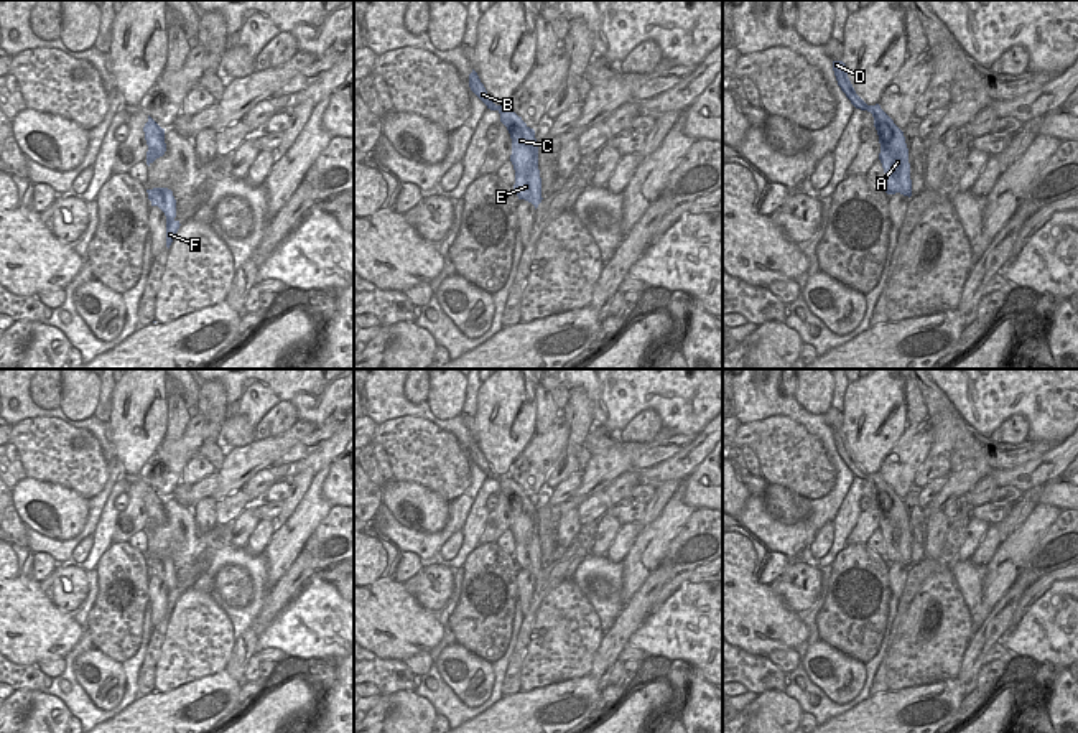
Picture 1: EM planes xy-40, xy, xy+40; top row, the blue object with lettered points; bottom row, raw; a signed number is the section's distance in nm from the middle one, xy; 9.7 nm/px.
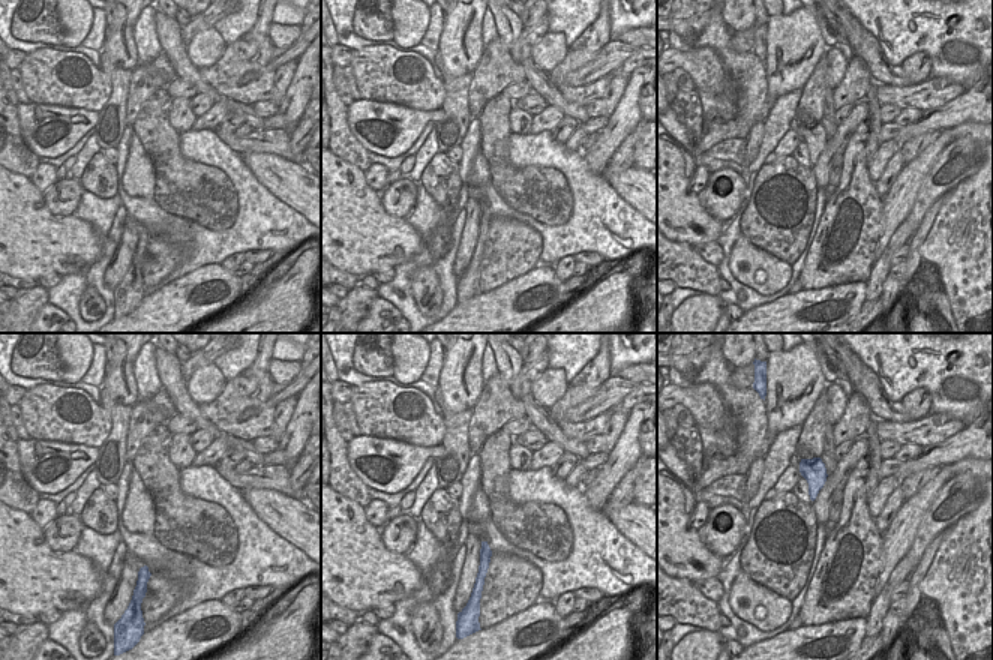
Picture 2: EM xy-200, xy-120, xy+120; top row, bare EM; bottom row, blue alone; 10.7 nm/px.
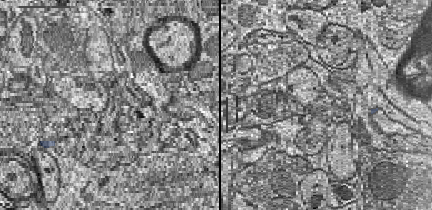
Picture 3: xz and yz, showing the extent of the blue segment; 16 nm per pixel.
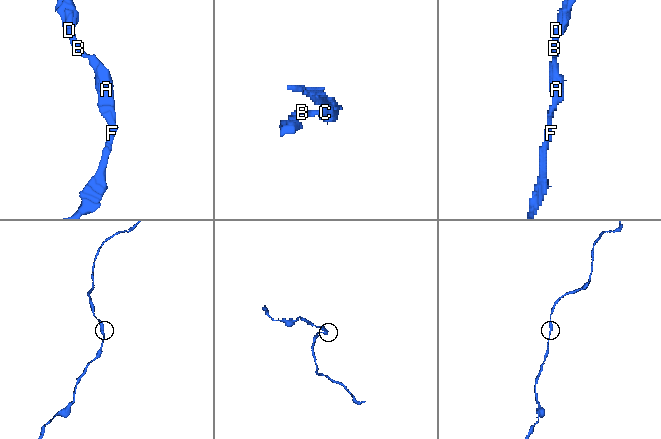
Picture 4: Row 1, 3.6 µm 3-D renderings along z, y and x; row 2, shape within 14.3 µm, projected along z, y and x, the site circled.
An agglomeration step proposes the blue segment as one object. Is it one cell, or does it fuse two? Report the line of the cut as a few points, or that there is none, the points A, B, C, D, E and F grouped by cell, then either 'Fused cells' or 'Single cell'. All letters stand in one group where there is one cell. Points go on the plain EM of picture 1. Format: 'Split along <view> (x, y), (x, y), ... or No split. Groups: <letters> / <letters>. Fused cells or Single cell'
No split. Groups: A B C D E F. Single cell.

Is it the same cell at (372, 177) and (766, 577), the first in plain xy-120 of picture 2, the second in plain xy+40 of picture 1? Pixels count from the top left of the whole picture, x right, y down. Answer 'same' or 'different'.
same

